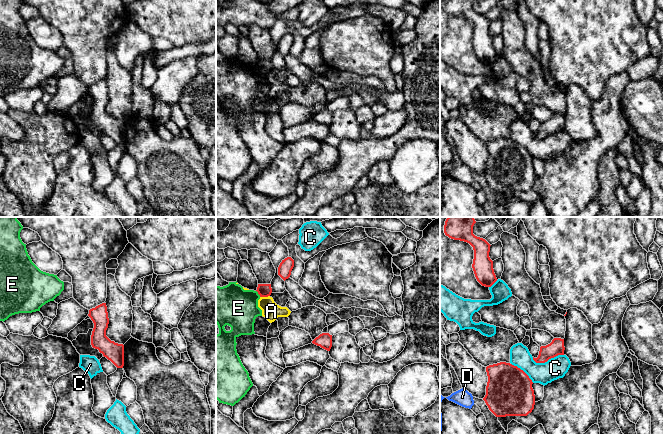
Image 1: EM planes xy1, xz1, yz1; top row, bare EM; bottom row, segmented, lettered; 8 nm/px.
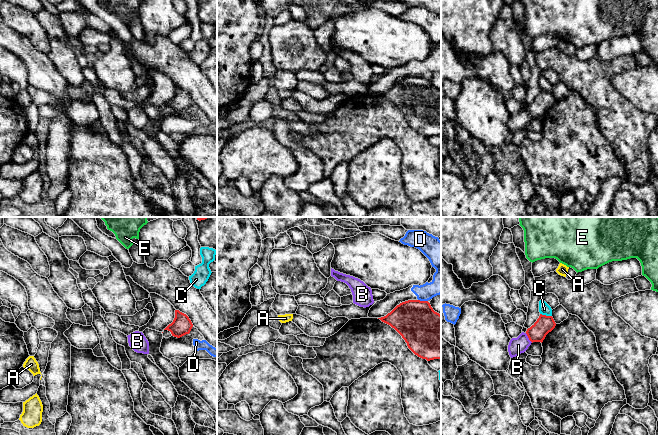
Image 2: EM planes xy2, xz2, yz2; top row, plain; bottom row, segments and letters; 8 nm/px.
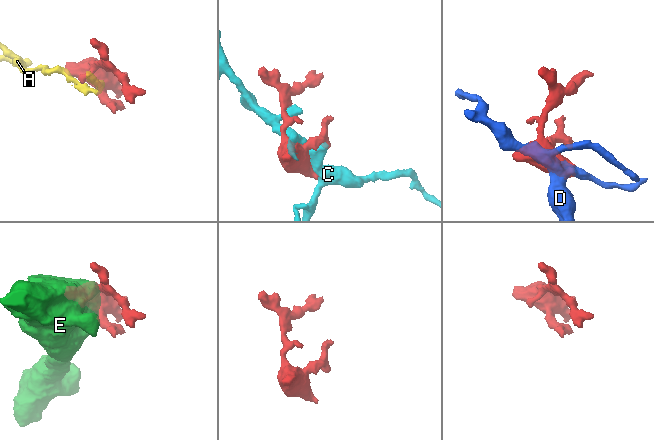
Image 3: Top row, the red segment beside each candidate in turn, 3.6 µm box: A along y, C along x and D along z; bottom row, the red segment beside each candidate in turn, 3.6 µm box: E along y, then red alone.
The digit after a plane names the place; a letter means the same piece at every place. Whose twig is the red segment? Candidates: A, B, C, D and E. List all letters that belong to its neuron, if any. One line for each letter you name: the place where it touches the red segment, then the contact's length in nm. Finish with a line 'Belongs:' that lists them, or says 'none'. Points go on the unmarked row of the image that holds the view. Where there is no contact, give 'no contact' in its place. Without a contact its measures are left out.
B: meets red in yz2 at (528, 113); contact 100 nm long
Belongs: B

